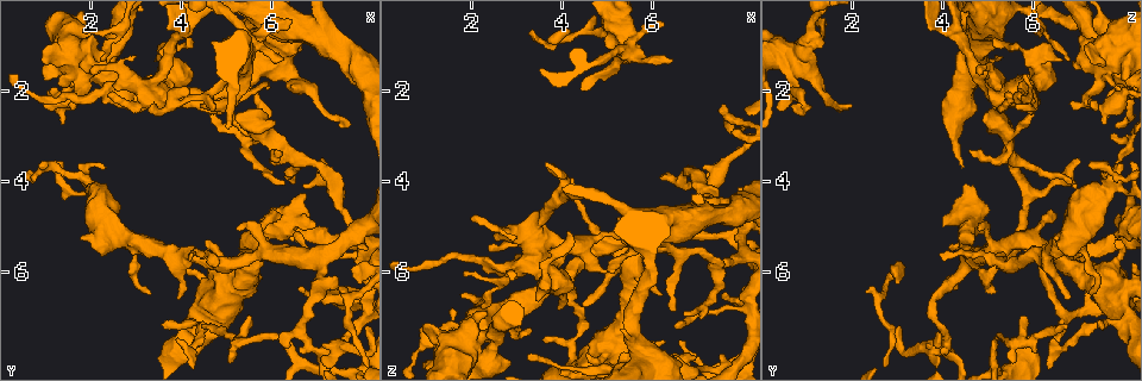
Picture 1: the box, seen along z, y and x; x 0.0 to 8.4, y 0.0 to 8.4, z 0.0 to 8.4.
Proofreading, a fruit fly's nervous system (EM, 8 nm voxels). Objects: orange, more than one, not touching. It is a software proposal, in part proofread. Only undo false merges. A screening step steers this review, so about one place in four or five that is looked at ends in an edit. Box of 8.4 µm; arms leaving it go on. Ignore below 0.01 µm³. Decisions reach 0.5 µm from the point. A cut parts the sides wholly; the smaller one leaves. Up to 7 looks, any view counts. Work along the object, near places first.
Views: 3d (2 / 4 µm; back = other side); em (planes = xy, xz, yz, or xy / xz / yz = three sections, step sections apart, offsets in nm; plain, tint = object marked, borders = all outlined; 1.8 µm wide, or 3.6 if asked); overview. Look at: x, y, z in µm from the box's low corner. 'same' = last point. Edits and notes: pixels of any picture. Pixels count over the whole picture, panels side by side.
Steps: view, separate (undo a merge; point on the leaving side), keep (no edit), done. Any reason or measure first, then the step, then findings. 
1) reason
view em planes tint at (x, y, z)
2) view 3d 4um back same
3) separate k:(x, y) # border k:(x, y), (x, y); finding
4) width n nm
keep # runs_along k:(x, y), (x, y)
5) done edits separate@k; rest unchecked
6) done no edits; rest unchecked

three arms meet
view em 3.6um planes tint at (2.00, 4.15, 7.60)

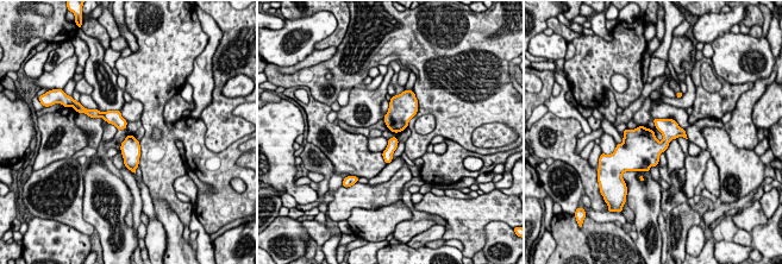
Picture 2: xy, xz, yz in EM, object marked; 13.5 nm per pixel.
width 190 nm
keep # one neuron here

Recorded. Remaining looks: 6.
abrupt turn
view em planes tint at (5.20, 7.60, 5.65)

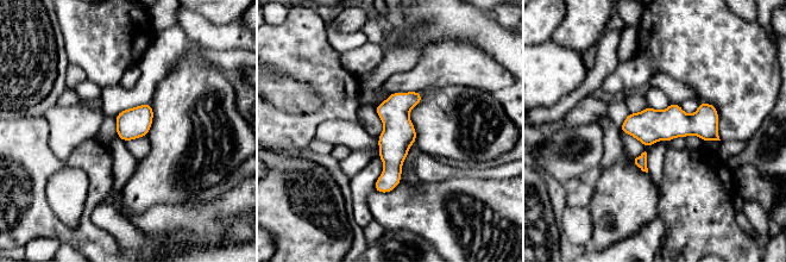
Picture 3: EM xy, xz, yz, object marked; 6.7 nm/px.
keep # runs_along 3:(417, 94), (397, 114), (382, 189); continuous, no second neuron

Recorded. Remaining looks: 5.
view em 3.6um xy step 16 tint at (7.15, 7.80, 4.15)

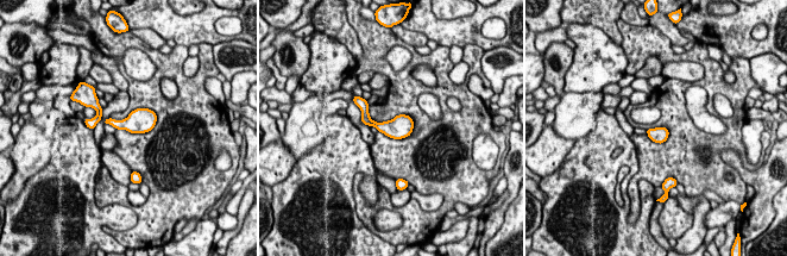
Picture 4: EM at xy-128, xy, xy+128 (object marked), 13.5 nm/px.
cut it another way
view em 3.6um yz step 16 borders same

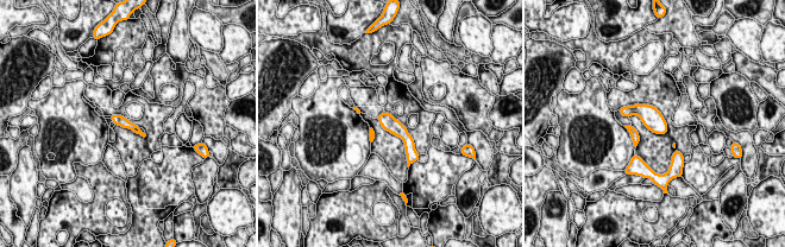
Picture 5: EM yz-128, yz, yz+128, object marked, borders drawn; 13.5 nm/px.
width 140 nm
keep # one neuron here

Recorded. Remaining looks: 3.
done no edits; rest unchecked

